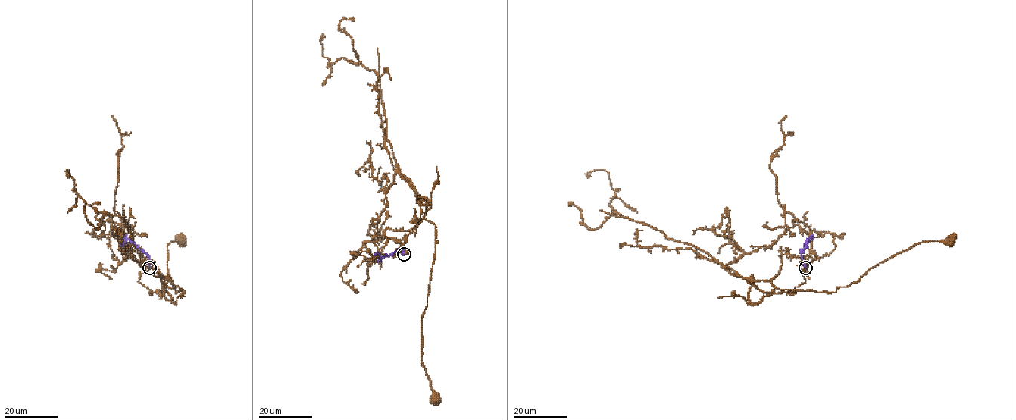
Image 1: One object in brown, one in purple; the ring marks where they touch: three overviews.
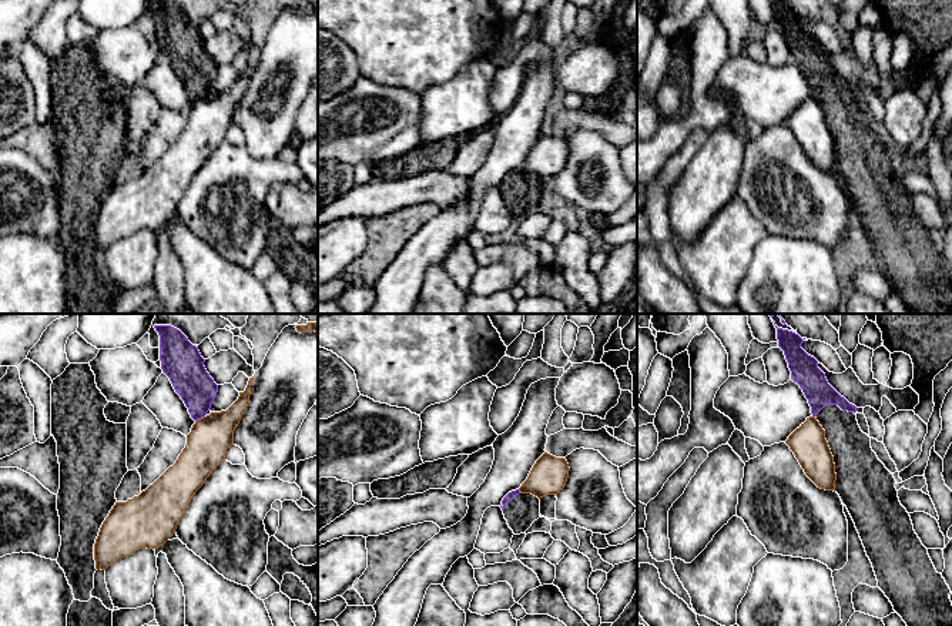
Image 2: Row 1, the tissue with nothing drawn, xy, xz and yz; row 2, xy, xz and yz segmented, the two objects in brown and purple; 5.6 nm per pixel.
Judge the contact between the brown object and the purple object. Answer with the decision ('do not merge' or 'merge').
do not merge

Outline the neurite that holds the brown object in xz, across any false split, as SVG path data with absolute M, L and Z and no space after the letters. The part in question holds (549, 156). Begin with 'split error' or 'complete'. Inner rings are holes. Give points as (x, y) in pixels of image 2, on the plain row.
complete | M544 133L533 145L527 160L519 168L520 174L532 174L539 180L557 175L569 158L569 144L564 138L556 138Z

